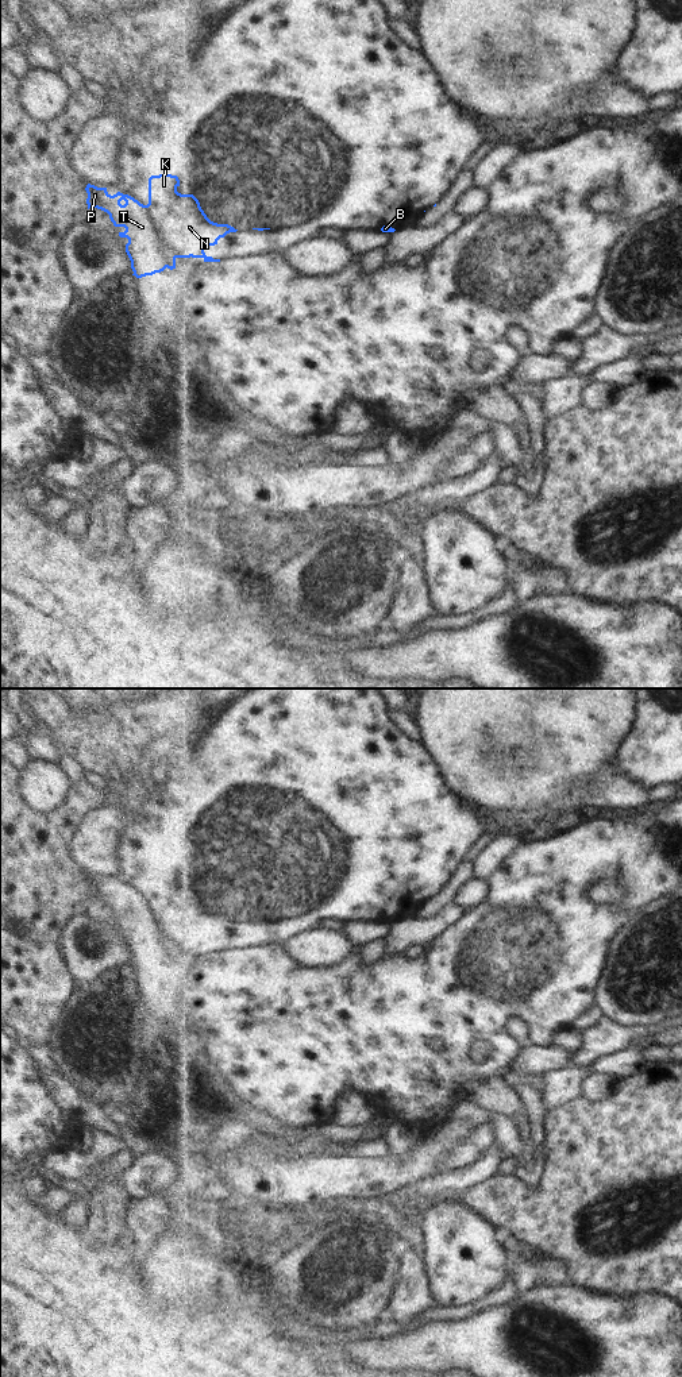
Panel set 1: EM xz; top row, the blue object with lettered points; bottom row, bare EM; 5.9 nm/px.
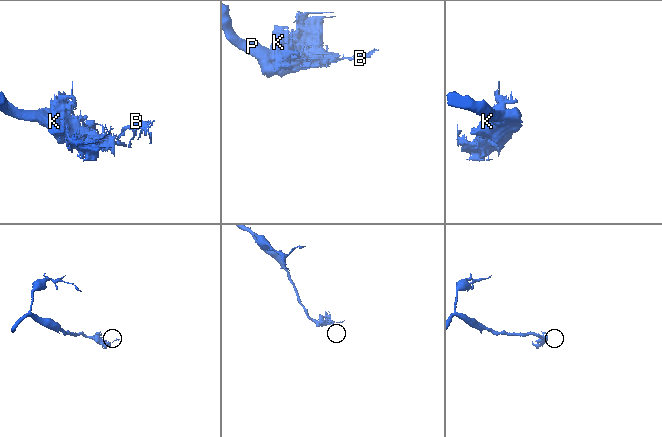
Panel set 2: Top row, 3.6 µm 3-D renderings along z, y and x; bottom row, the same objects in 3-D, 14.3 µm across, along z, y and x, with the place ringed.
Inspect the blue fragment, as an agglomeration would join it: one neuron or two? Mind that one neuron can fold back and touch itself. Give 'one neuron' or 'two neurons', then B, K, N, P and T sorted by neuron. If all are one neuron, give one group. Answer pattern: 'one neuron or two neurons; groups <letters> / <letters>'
two neurons; groups B K N / P T

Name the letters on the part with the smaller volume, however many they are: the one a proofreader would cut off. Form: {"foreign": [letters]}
{"foreign": ["B", "K", "N"]}

